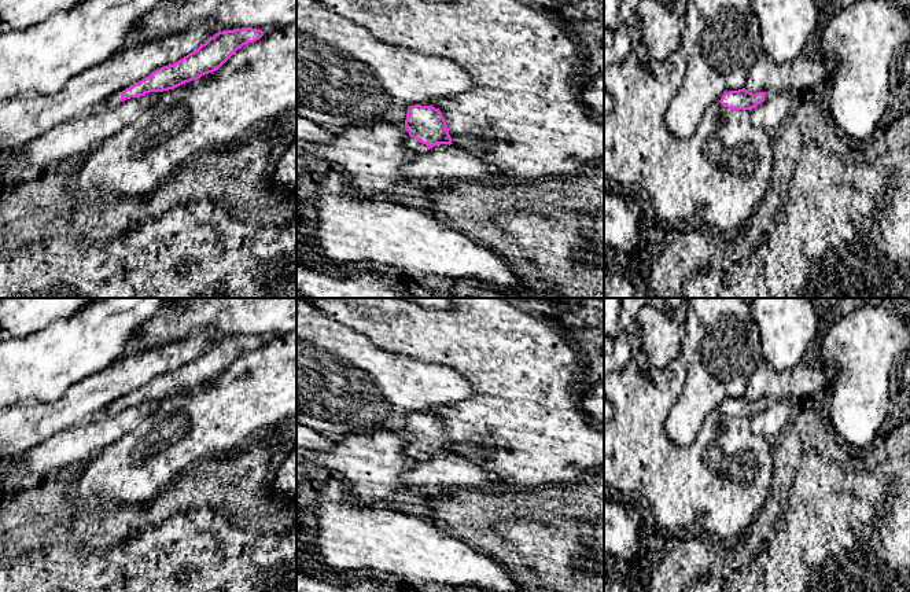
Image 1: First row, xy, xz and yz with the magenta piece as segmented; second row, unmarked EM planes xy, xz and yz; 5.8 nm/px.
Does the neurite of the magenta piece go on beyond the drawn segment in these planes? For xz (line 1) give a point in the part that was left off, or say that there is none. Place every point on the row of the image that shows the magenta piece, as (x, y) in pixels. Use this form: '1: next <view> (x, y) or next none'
1: next xz (415, 146)

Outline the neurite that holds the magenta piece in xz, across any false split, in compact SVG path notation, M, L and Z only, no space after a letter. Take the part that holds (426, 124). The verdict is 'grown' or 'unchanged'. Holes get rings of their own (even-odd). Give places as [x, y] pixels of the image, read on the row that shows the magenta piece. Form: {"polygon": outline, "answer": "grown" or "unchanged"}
{"polygon": "M415 104L408 109L405 128L409 135L405 137L406 147L413 152L427 152L430 148L438 144L453 144L449 135L449 128L442 113L432 106Z", "answer": "grown"}

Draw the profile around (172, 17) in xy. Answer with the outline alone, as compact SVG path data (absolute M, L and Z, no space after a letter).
M161 0L128 45L178 34L196 22L206 22L214 33L253 27L266 34L296 25L296 0Z

